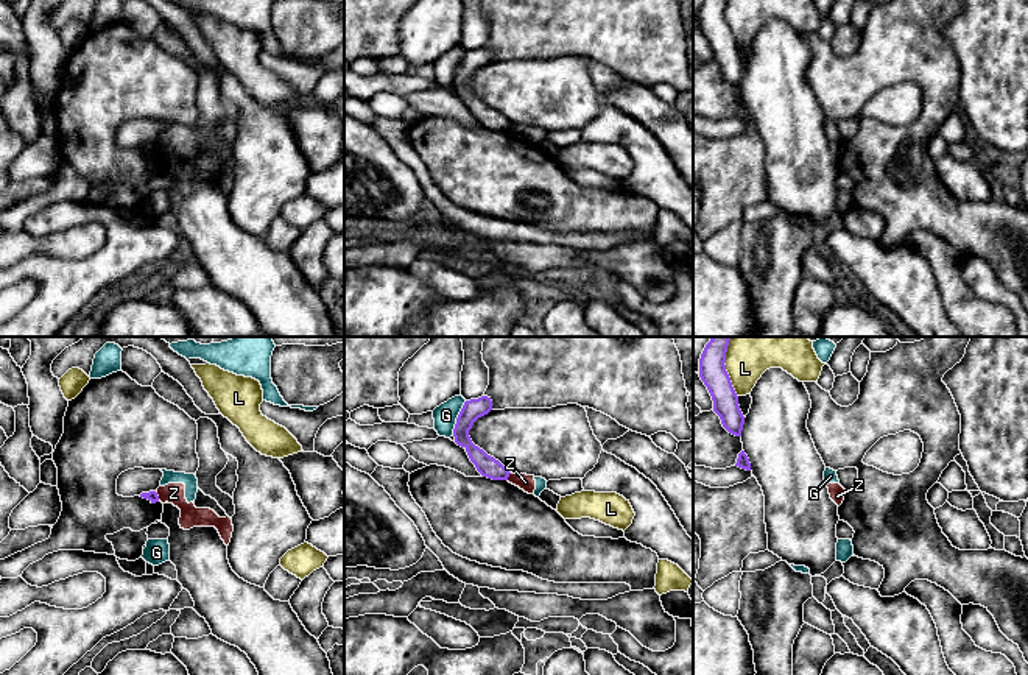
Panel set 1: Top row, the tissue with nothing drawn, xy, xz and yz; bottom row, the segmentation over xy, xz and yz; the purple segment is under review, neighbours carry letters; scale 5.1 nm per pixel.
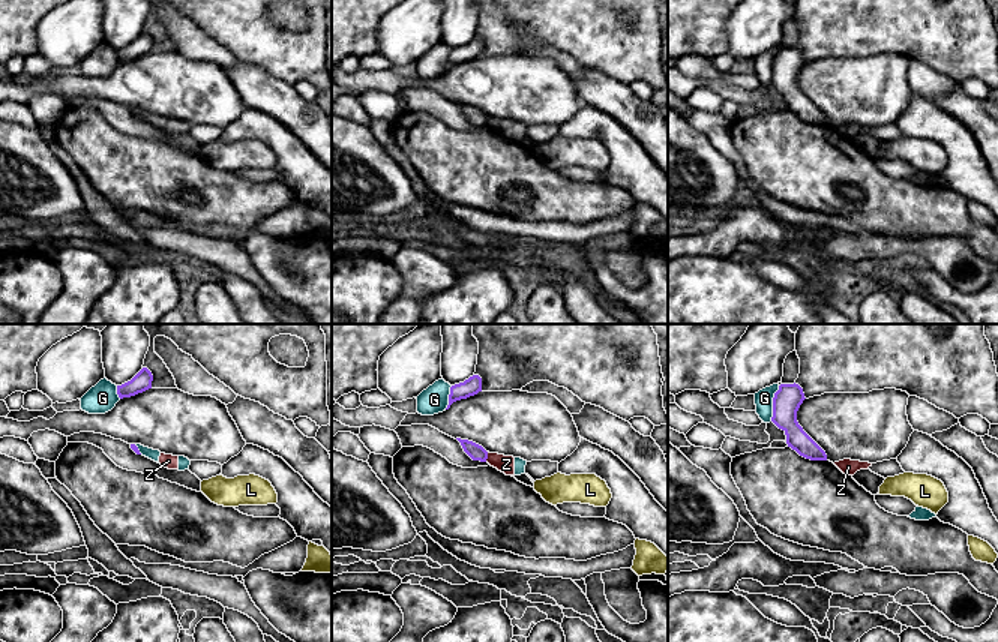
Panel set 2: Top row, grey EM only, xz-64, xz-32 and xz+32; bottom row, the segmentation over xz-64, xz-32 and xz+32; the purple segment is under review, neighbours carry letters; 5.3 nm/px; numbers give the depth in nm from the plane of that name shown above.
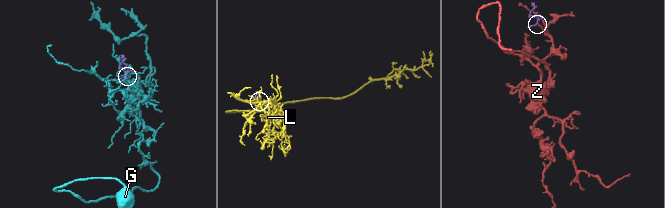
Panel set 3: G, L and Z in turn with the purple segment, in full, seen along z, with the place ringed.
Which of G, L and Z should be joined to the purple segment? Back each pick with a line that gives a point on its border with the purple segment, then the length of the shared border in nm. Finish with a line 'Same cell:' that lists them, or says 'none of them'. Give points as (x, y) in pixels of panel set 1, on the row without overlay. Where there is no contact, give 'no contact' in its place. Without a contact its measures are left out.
Same cell: none of them

